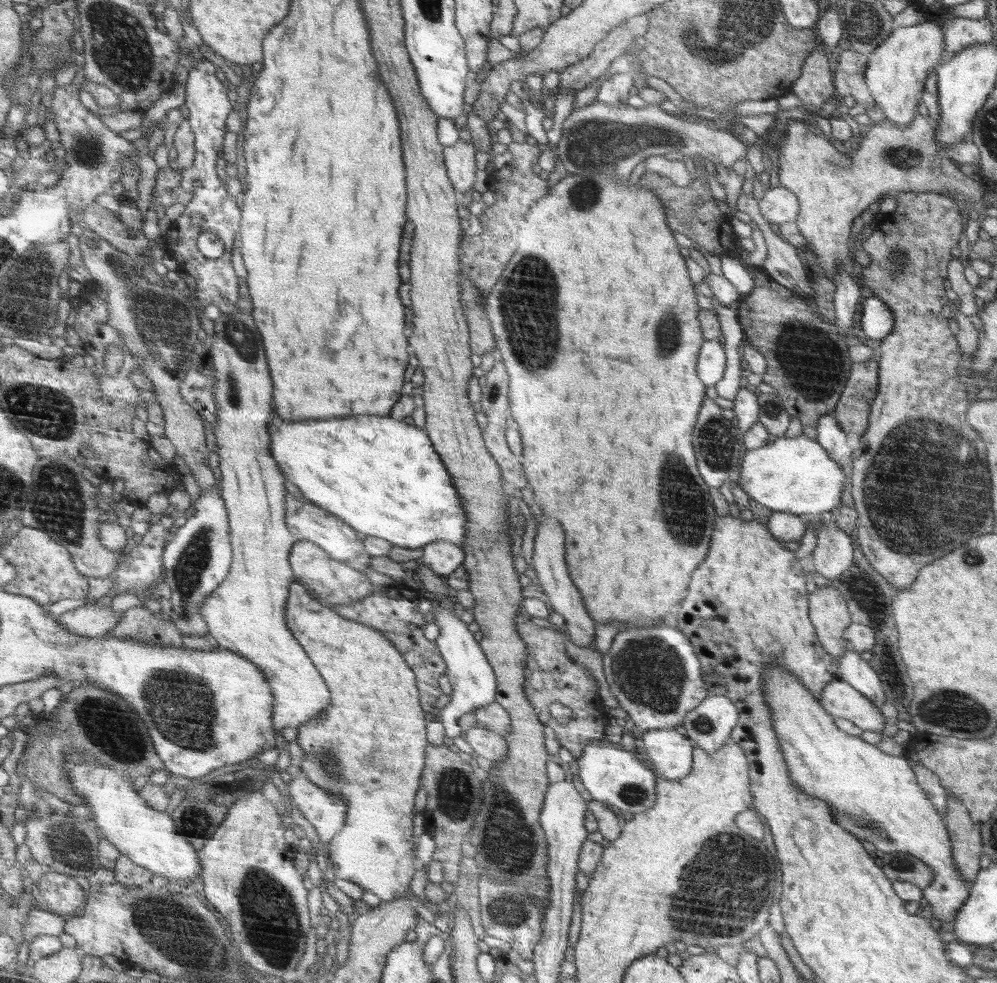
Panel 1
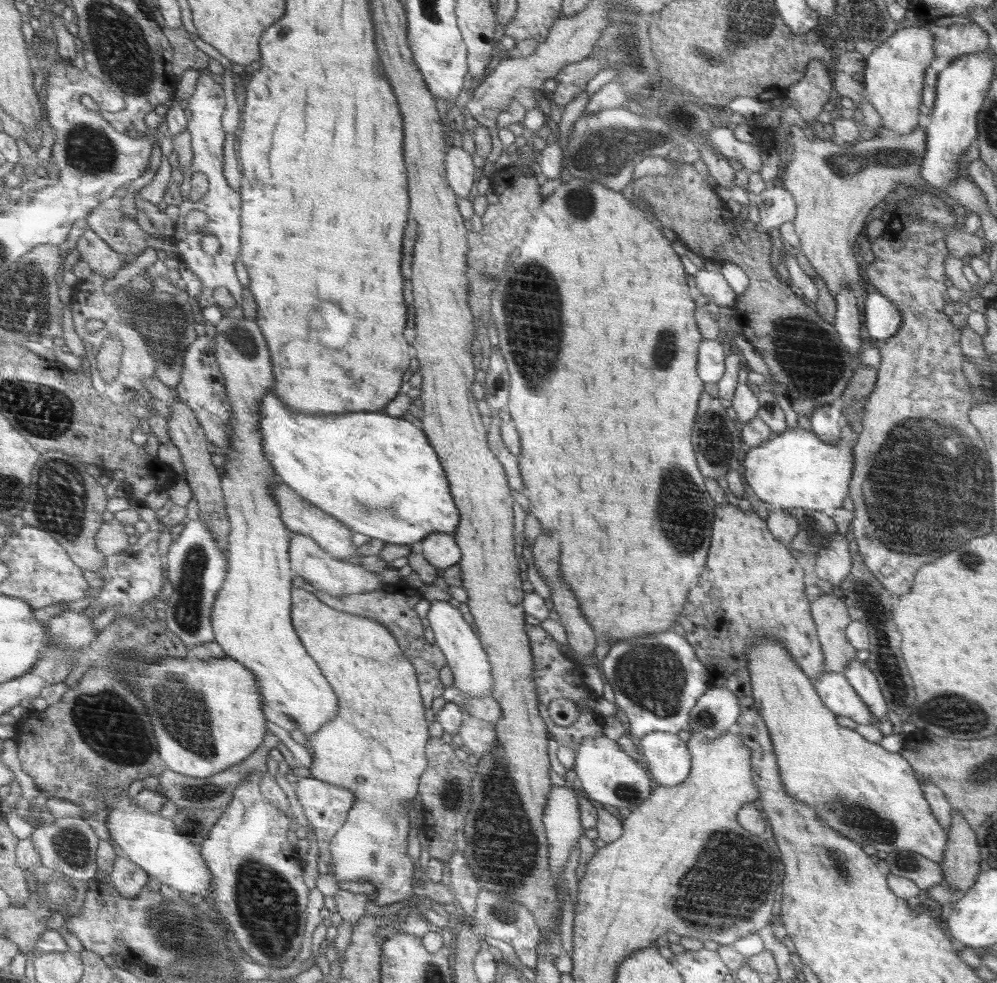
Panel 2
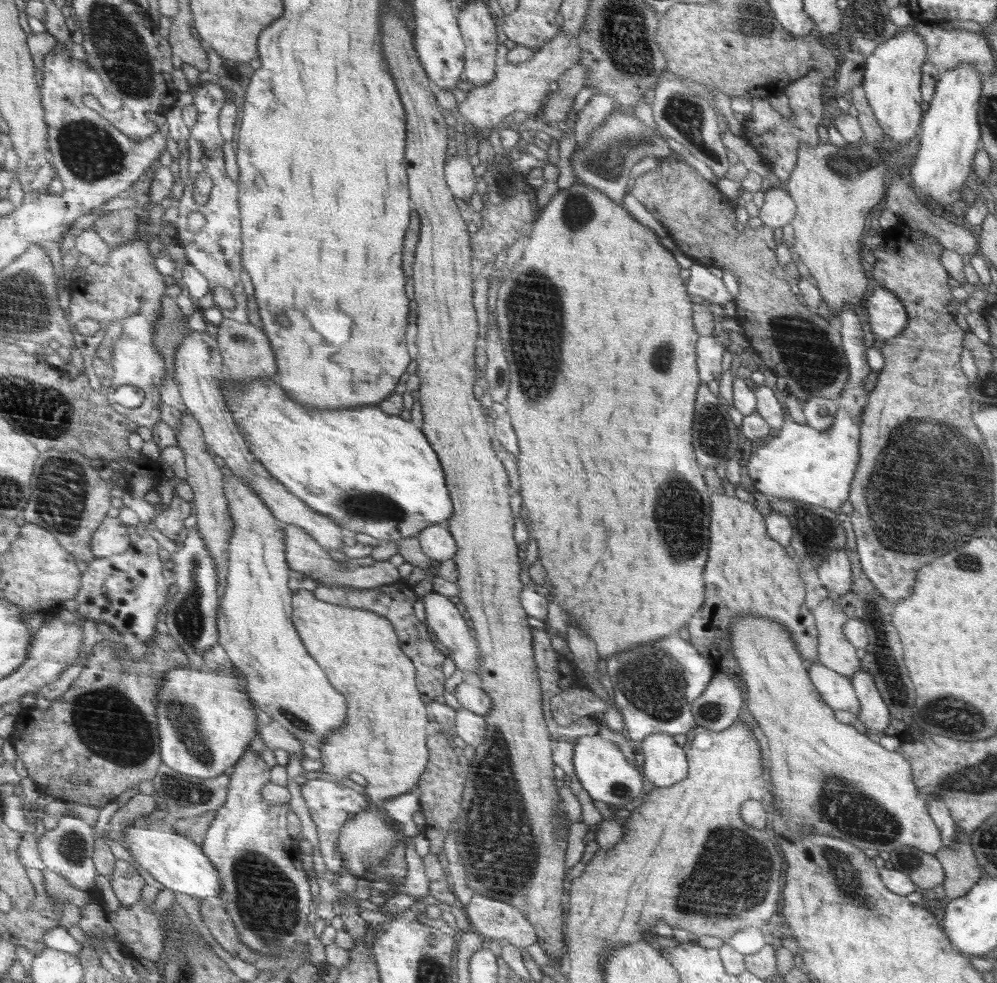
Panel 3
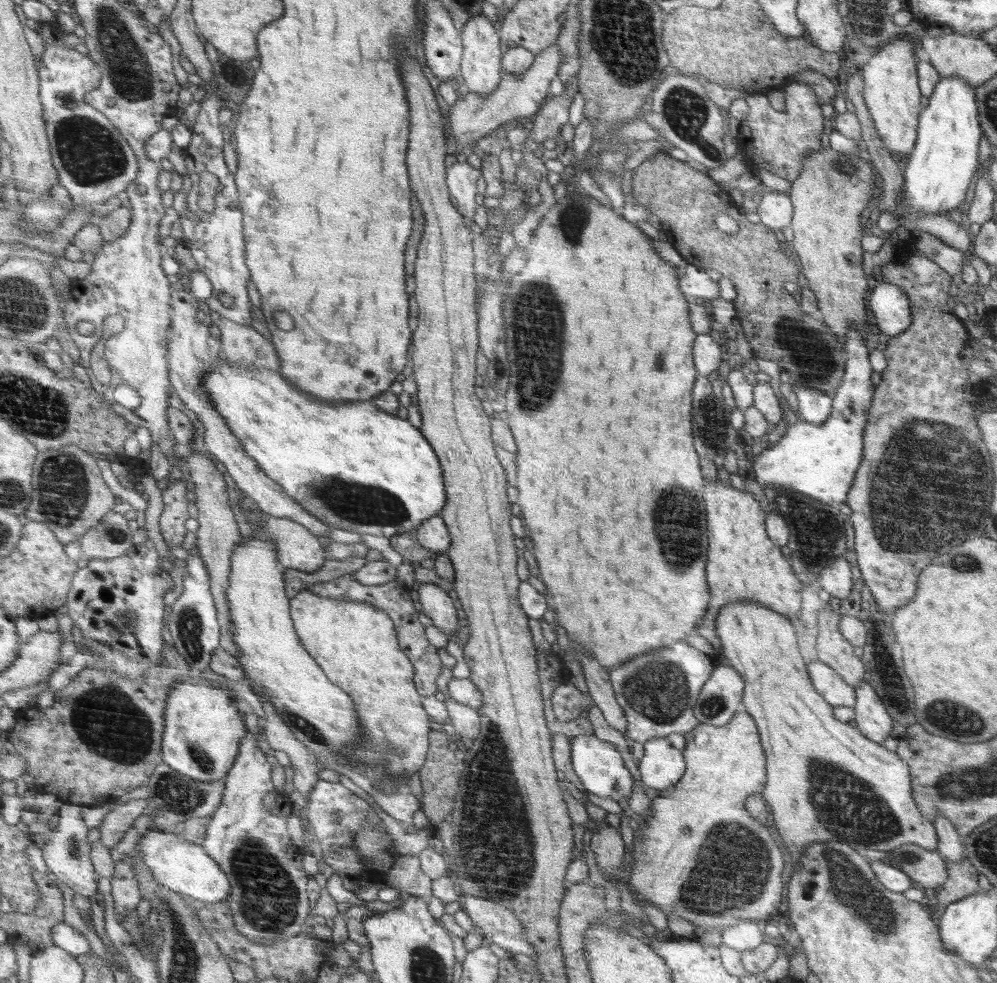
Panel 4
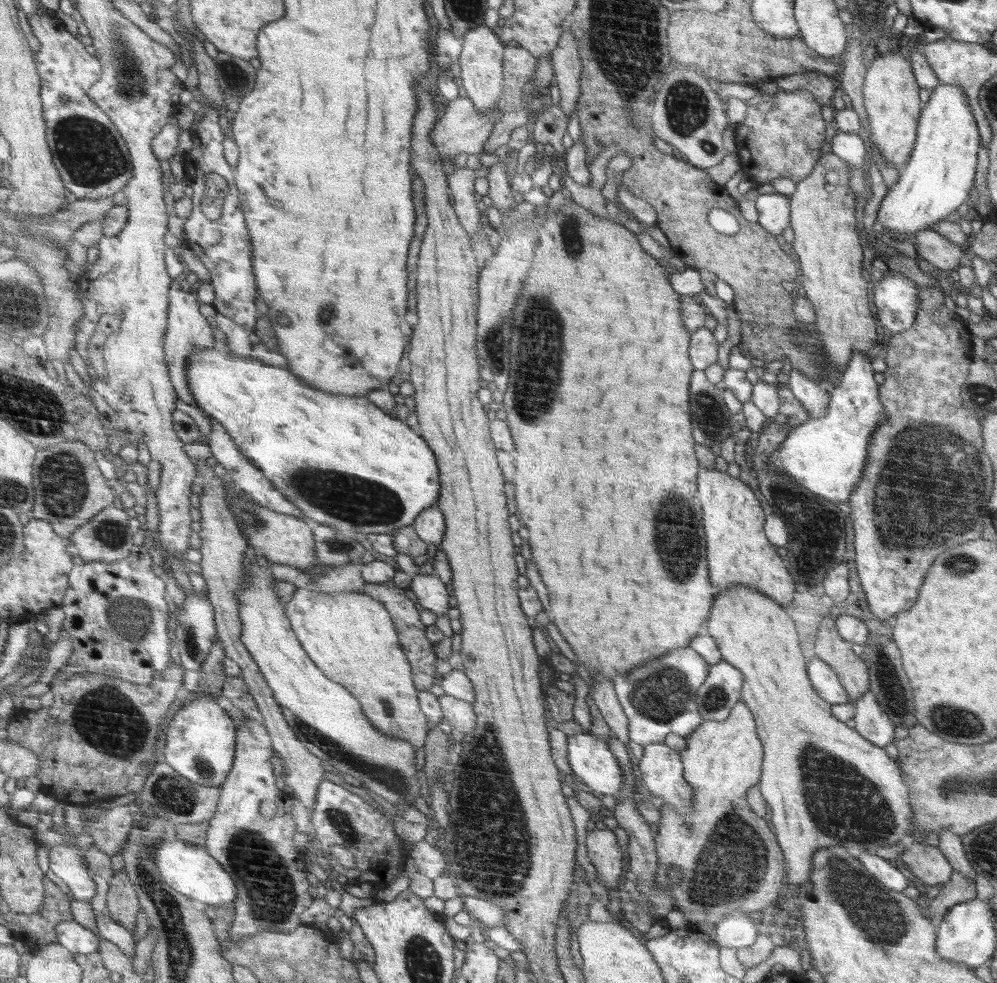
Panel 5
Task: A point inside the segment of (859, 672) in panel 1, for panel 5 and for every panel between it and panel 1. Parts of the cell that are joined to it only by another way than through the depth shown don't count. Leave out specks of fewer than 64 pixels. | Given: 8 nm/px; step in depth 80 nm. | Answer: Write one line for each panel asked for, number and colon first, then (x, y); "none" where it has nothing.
2: (860, 676)
3: (875, 717)
4: (871, 717)
5: (870, 721)

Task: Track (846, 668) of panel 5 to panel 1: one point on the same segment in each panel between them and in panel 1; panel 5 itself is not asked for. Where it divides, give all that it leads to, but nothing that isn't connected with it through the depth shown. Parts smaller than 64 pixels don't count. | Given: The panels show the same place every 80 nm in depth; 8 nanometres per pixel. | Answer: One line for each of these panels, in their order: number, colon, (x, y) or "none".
1: (830, 615)
2: (831, 616)
3: (836, 652)
4: (832, 648)

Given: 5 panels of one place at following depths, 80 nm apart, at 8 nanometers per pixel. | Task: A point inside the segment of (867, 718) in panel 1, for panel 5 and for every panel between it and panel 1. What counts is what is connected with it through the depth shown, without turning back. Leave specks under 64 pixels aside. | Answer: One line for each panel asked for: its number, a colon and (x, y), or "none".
2: (836, 692)
3: (837, 690)
4: (831, 685)
5: (825, 681)

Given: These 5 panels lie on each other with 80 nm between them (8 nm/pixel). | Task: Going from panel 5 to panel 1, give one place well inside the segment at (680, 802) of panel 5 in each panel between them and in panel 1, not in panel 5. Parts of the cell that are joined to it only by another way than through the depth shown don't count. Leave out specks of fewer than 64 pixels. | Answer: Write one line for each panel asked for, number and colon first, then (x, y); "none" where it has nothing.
1: (671, 754)
2: (668, 757)
3: (666, 763)
4: (662, 766)

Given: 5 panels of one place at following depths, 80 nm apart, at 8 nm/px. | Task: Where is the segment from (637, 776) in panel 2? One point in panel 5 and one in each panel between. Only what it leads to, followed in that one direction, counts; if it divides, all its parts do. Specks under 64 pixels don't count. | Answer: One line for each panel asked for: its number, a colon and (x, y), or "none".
3: (601, 768)
4: (597, 764)
5: (591, 759)

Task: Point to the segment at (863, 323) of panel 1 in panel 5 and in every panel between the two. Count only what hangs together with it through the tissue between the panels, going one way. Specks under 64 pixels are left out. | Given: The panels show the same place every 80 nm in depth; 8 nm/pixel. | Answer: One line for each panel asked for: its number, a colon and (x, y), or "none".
2: (882, 318)
3: (888, 318)
4: (889, 304)
5: (895, 297)

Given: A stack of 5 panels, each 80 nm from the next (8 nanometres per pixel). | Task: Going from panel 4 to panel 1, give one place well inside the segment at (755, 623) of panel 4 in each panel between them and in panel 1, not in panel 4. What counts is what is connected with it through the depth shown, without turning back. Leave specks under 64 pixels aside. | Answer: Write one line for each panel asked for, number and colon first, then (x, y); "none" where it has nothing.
1: (876, 795)
2: (831, 768)
3: (818, 766)

